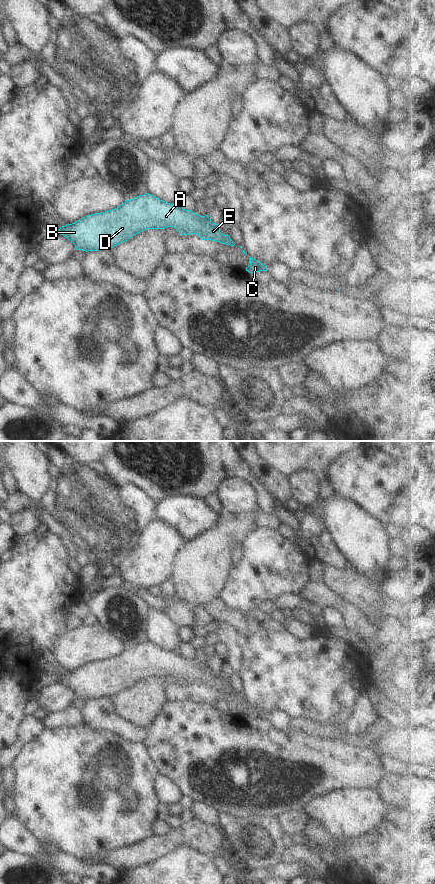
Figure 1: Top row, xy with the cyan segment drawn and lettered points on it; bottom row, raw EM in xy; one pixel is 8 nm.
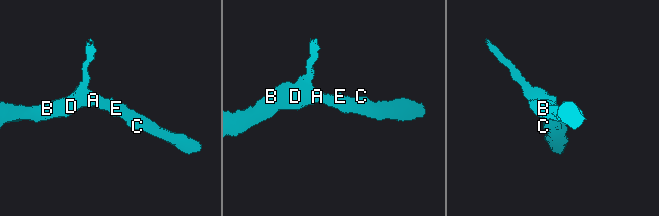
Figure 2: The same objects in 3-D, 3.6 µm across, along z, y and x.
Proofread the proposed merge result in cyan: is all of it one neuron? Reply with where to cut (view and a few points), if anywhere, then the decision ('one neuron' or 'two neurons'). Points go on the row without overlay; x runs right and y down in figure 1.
no cut; one neuron

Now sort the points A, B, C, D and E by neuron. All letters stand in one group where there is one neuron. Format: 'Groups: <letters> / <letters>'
Groups: A B C D E

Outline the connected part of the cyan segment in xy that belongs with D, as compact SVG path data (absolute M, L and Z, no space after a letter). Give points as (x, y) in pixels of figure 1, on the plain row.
M149 641L126 648L115 657L87 663L72 672L61 674L58 681L70 688L77 698L88 700L111 697L146 677L167 675L176 676L181 683L198 682L201 688L235 693L229 683L220 680L219 672L213 671L208 663L200 664L191 658L185 658L182 652L170 652Z

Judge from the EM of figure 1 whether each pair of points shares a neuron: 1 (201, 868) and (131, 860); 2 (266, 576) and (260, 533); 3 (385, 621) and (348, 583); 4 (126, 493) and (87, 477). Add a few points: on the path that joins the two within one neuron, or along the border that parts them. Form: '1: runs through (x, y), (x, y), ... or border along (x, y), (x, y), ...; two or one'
1: border along (171, 851), (129, 870); two
2: runs through (266, 565), (266, 556), (262, 544); one
3: runs through (377, 612), (357, 592); one
4: runs through (116, 493), (103, 493), (97, 487); one

